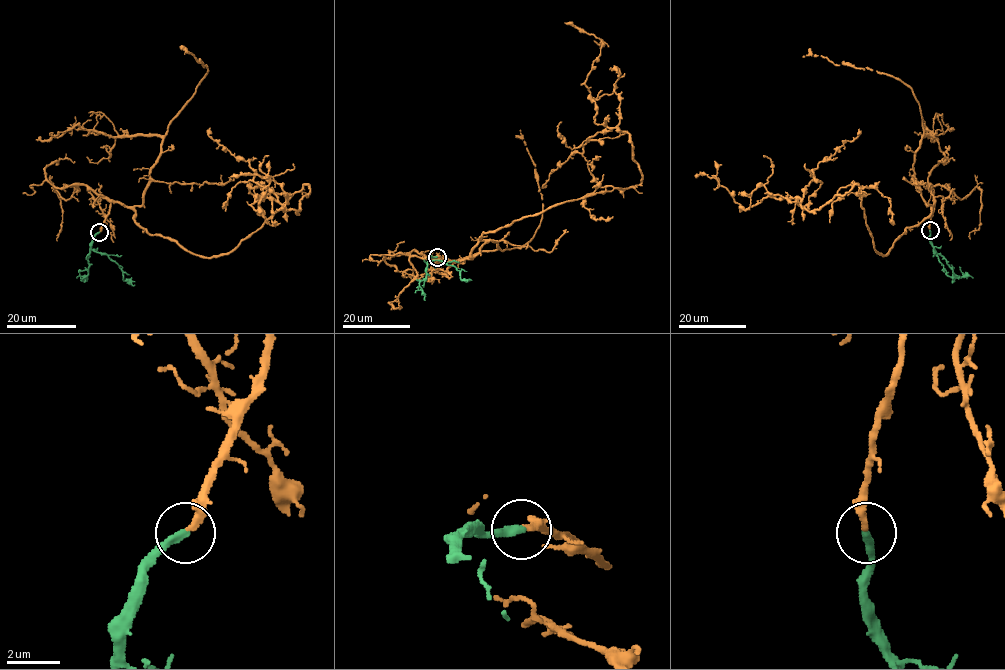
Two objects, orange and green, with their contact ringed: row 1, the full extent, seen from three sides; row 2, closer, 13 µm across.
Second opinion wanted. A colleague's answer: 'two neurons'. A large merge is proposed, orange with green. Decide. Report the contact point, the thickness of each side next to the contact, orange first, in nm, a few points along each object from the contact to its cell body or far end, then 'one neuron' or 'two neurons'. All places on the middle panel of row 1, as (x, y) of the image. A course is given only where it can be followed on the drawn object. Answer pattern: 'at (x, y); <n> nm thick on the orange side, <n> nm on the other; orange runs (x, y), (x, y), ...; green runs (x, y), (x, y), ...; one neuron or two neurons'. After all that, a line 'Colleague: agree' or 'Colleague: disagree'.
at (437, 257); 280 nm thick on the orange side, 300 nm on the other; orange runs (436, 256), (471, 258), (486, 232), (641, 183), (630, 135), (595, 123), (585, 84), (602, 43), (564, 23); green runs (436, 256), (429, 259), (453, 265), (461, 278), (471, 280); one neuron
Colleague: disagree

